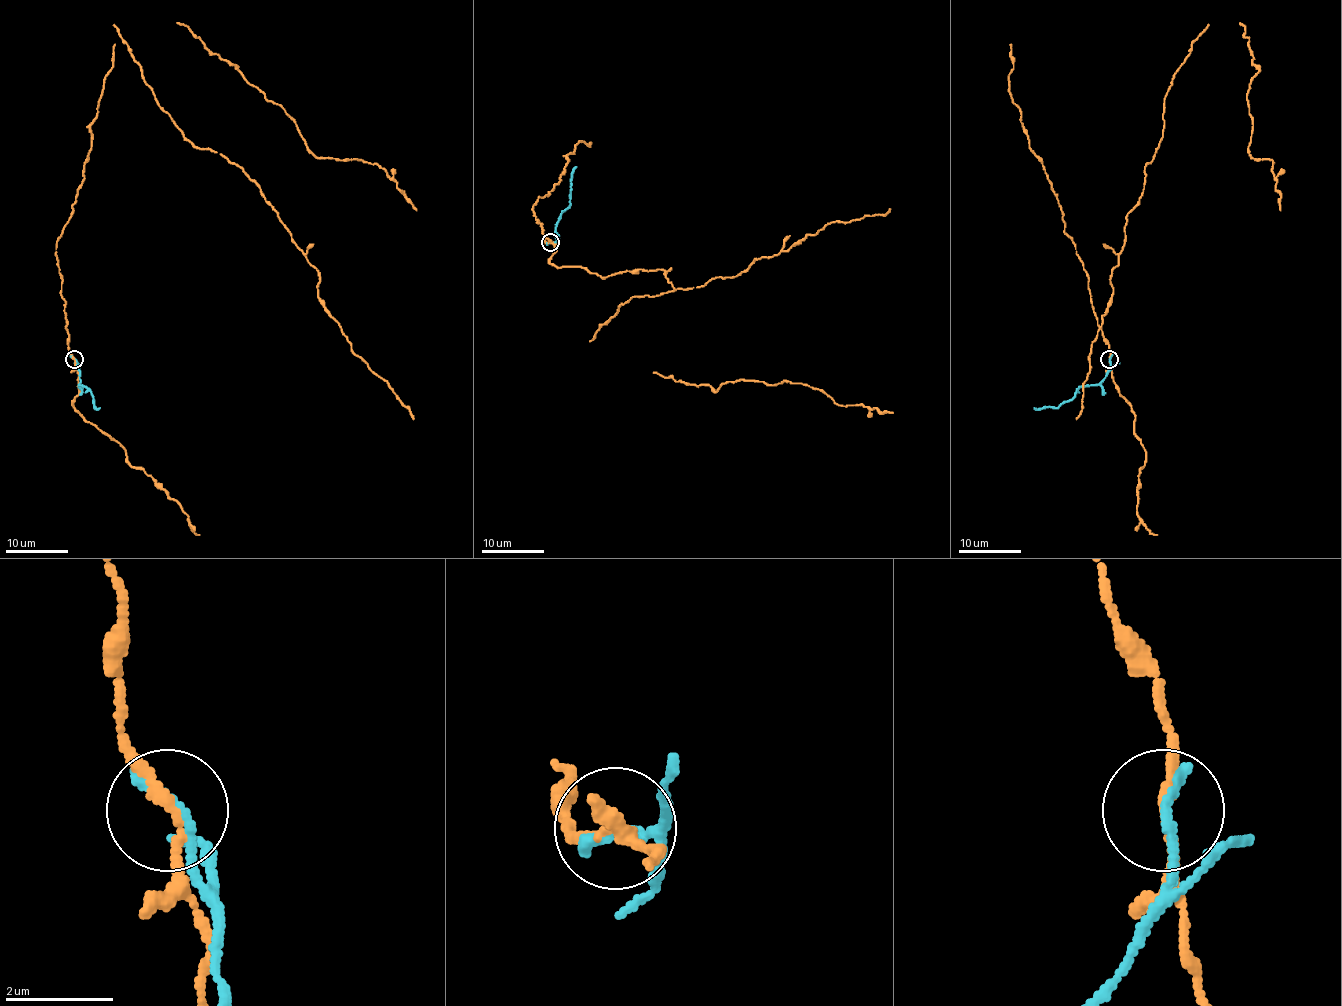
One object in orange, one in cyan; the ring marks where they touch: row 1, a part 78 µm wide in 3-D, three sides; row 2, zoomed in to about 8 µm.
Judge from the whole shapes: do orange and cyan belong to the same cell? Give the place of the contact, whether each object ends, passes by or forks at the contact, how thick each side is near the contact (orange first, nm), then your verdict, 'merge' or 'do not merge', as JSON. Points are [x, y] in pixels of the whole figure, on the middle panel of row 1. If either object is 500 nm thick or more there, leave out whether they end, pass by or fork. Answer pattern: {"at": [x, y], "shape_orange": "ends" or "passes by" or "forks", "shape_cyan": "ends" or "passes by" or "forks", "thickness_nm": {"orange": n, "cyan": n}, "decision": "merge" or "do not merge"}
{"at": [550, 242], "shape_orange": "passes by", "shape_cyan": "ends", "thickness_nm": {"orange": 160, "cyan": 240}, "decision": "do not merge"}

